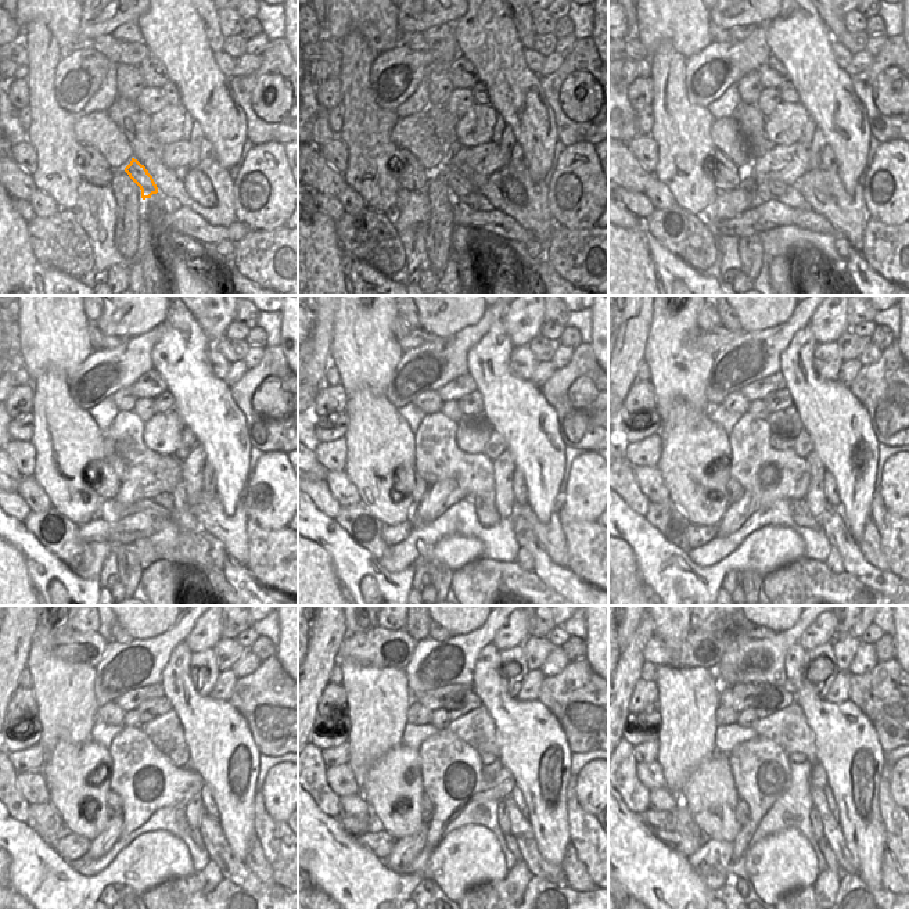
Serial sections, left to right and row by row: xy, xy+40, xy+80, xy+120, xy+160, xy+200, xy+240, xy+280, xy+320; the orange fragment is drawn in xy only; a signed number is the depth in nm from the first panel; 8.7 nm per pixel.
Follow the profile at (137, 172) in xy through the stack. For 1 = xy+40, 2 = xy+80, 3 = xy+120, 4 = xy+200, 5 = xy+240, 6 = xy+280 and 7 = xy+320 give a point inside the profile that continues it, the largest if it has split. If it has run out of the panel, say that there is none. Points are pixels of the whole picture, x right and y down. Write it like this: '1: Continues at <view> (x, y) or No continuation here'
1: Continues at xy+40 (460, 186)
2: Continues at xy+80 (764, 190)
3: Continues at xy+120 (168, 500)
4: Continues at xy+200 (801, 514)
5: Continues at xy+240 (194, 834)
6: Continues at xy+280 (512, 843)
7: Continues at xy+320 (823, 845)

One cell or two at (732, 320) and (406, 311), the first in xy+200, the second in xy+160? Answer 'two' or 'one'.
one

